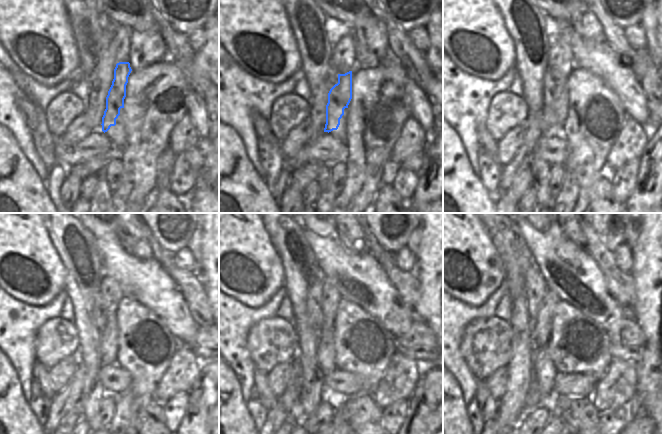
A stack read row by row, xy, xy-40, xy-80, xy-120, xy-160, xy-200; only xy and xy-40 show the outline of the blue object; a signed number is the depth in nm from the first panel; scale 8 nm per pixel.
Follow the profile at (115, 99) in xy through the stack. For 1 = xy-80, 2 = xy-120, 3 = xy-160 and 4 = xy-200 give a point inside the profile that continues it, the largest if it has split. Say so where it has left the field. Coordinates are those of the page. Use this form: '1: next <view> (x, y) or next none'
1: next xy-80 (555, 111)
2: next xy-120 (105, 320)
3: next xy-160 (326, 353)
4: next xy-200 (544, 367)

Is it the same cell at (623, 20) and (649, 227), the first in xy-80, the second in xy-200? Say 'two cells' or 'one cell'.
two cells

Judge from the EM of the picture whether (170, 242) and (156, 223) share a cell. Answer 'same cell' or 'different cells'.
same cell

